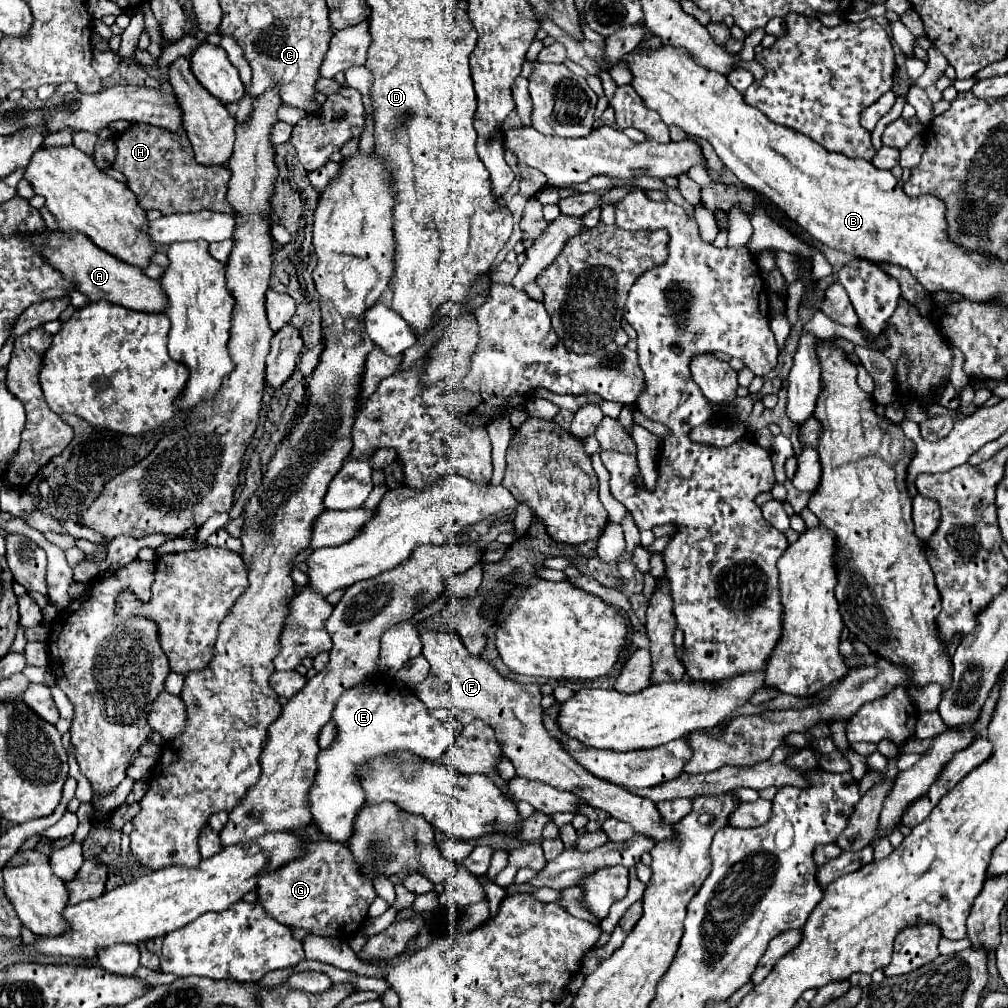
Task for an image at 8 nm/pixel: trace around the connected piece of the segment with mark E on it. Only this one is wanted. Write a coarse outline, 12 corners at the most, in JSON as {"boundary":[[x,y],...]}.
{"boundary":[[393,679],[343,693],[339,735],[319,753],[313,821],[333,841],[365,805],[357,769],[455,741]]}

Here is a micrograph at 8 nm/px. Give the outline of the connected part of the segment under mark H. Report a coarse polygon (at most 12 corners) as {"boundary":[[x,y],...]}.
{"boundary":[[133,123],[113,167],[143,209],[233,213],[229,169],[183,129]]}

